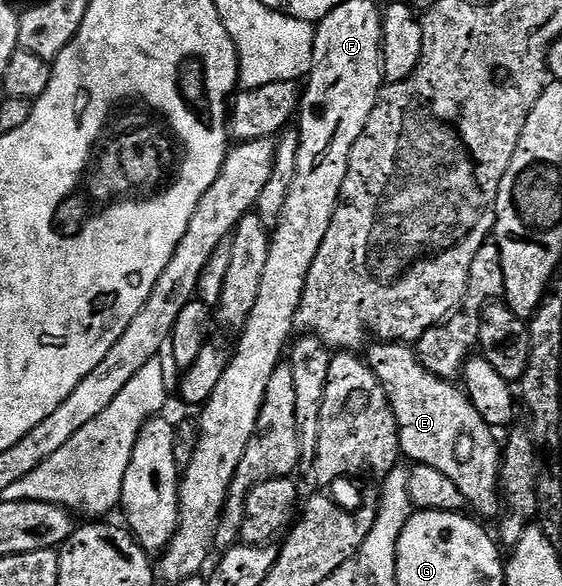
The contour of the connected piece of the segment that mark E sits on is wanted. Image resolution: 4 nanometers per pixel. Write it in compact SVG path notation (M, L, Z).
M374 341L368 347L367 361L381 382L393 409L402 455L410 463L422 462L429 470L443 472L455 480L466 503L481 514L499 506L499 467L503 450L493 443L494 431L475 412L469 396L450 379L435 376L417 359L417 351L404 342Z

